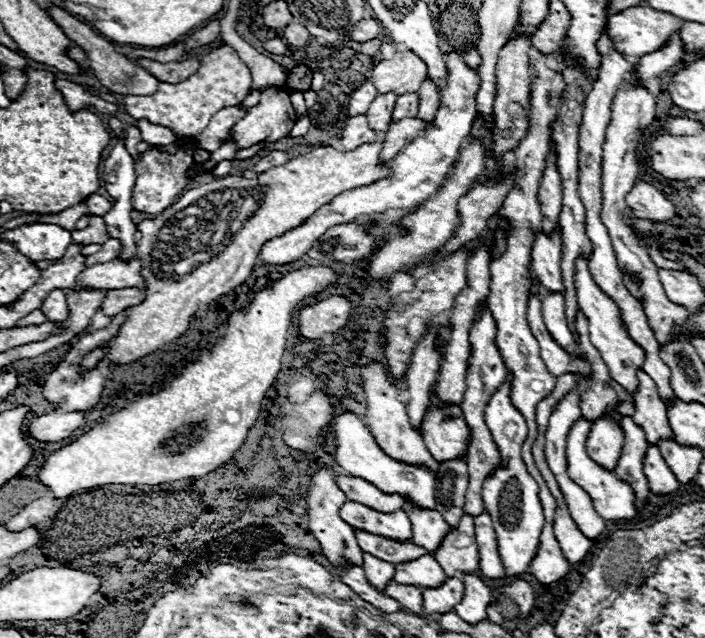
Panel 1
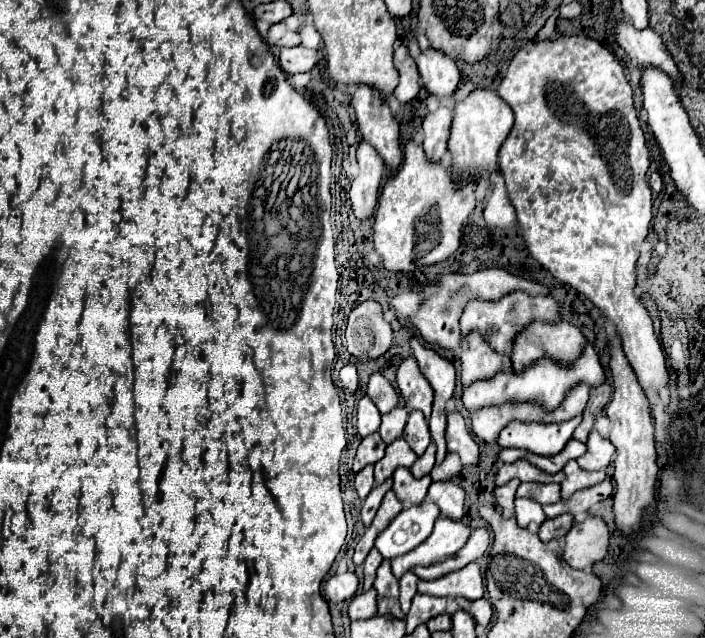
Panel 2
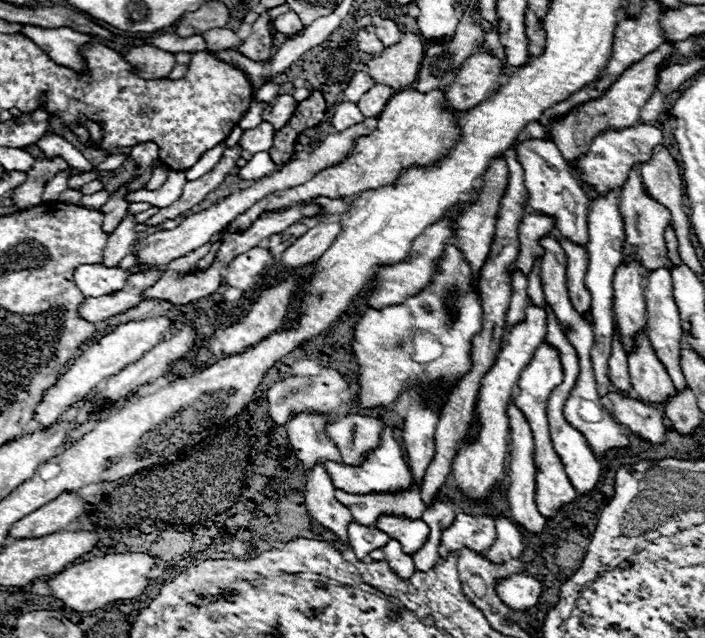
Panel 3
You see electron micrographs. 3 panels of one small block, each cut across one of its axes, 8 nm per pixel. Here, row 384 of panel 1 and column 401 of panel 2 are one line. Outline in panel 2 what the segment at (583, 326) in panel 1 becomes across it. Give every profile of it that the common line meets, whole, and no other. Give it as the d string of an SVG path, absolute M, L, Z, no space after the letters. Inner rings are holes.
M406 572L402 578L400 578L400 606L402 606L402 612L406 614L408 608L410 608L410 600L412 596L416 594L416 584L418 584L420 578L416 578L416 574L410 574Z

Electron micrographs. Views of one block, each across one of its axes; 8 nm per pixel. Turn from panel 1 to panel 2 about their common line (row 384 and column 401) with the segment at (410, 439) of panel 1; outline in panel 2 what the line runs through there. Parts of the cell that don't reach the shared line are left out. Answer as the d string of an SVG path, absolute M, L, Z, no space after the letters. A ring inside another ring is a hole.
M410 356L406 358L396 372L398 392L404 398L406 406L410 410L420 410L426 418L430 418L432 410L432 388L428 386L428 380L420 374L420 368L416 366L416 360Z

